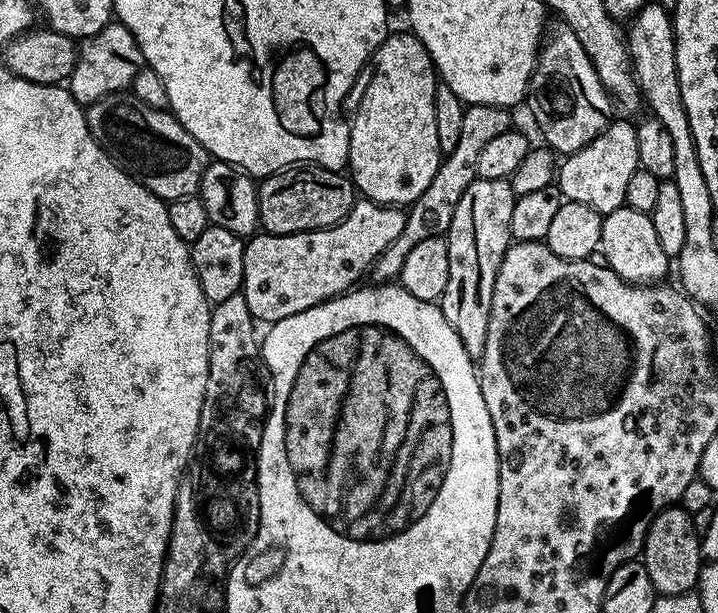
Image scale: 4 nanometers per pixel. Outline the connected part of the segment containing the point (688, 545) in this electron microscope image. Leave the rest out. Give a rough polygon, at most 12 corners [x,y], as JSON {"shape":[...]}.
{"shape":[[669,506],[644,535],[660,596],[691,592],[702,563],[692,512]]}

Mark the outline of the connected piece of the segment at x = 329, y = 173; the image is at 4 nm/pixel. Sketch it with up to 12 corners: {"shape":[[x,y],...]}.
{"shape":[[293,166],[258,184],[260,228],[332,228],[358,193],[343,171]]}

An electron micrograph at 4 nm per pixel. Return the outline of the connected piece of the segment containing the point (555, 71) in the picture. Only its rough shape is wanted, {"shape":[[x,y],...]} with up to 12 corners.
{"shape":[[559,26],[528,83],[543,143],[582,150],[614,119],[614,101]]}

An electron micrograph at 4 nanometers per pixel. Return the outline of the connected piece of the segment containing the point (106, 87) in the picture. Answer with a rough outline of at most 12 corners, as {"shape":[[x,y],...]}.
{"shape":[[110,22],[85,36],[66,81],[82,106],[131,89],[144,64],[134,34]]}

